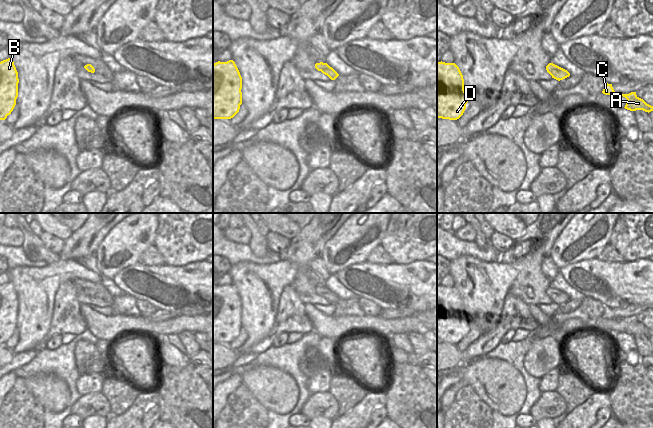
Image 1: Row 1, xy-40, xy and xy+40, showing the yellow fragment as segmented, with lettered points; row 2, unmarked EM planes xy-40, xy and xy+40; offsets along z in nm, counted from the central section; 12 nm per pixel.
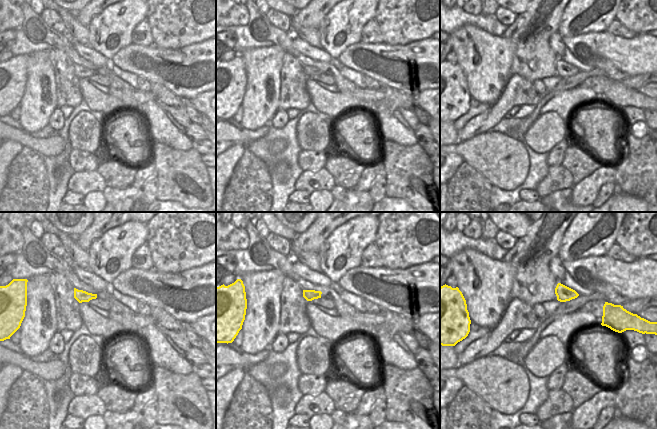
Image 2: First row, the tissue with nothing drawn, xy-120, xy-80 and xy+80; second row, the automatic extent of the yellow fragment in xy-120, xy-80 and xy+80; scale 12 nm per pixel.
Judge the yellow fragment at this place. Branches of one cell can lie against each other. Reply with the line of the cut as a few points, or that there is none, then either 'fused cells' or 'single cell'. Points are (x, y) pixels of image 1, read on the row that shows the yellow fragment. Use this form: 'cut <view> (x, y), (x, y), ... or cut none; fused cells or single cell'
cut none; single cell

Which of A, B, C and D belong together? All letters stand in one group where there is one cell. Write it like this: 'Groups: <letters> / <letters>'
Groups: A B C D

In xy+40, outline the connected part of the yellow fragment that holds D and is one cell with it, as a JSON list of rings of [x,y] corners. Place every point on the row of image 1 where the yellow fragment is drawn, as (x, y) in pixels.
[[[437,62],[437,118],[459,119],[467,102],[459,67],[455,63]]]

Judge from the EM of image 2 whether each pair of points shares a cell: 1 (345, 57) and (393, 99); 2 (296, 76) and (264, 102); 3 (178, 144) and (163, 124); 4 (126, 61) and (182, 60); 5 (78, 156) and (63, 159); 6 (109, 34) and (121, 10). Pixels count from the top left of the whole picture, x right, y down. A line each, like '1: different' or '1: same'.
1: different
2: different
3: same
4: same
5: different
6: same

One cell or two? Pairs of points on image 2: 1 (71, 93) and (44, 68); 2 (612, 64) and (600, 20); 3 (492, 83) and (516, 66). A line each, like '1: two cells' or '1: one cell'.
1: two cells
2: two cells
3: two cells

